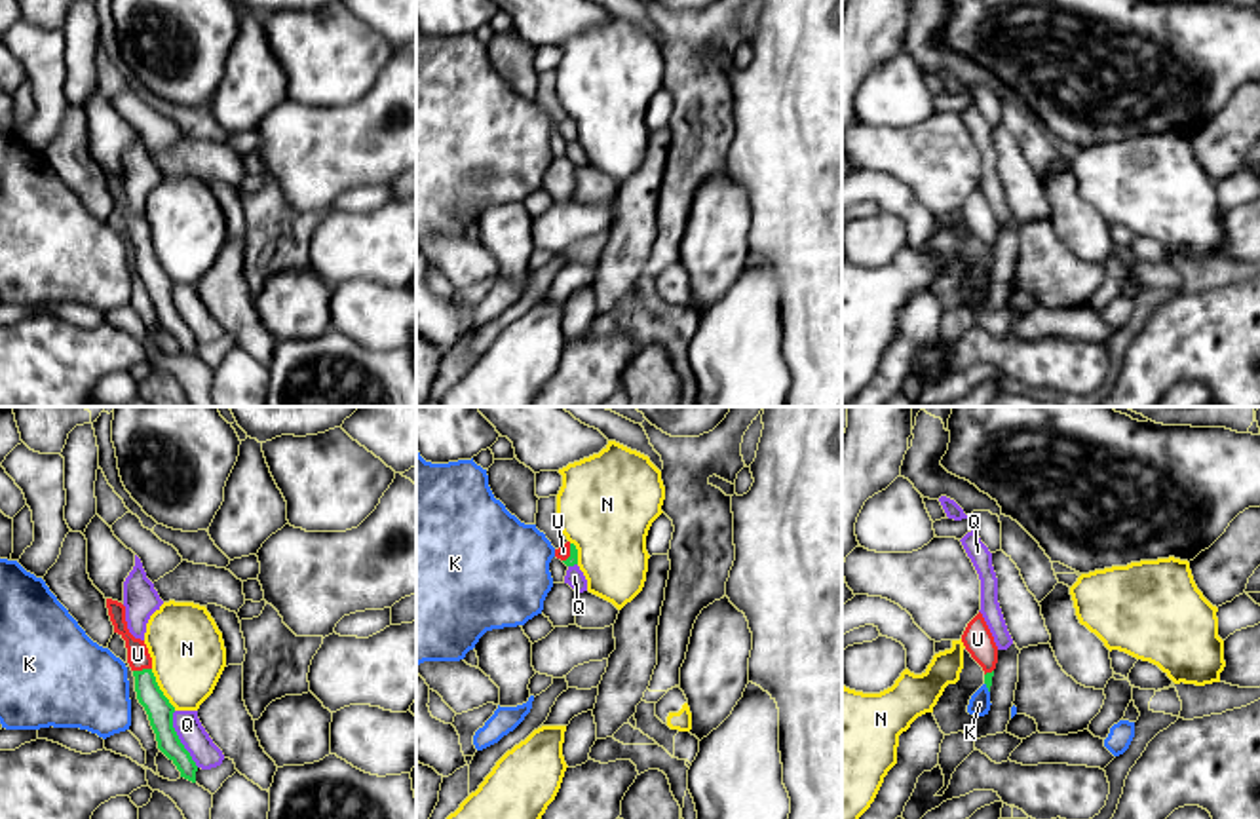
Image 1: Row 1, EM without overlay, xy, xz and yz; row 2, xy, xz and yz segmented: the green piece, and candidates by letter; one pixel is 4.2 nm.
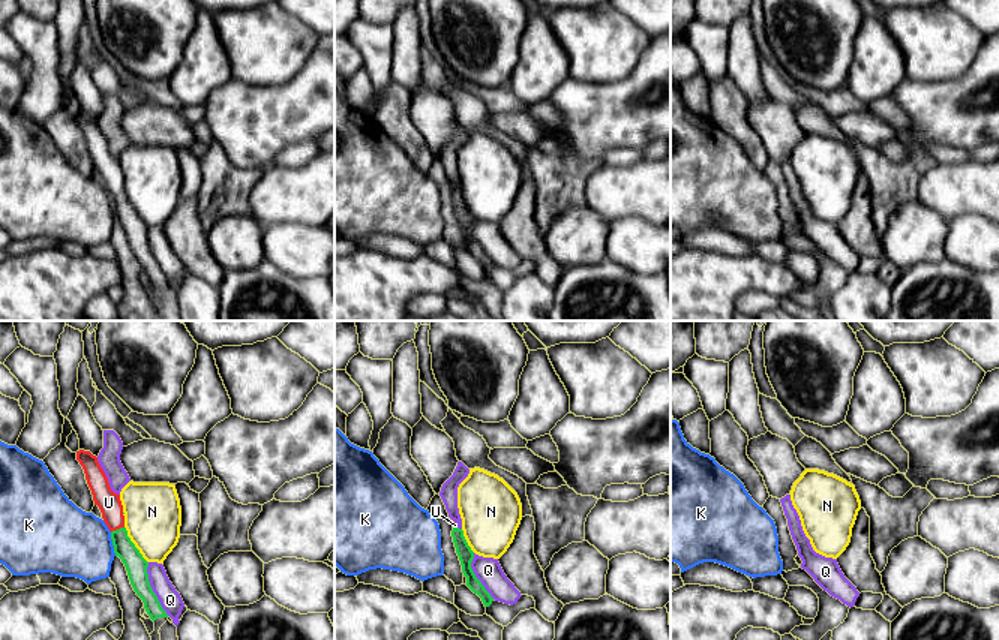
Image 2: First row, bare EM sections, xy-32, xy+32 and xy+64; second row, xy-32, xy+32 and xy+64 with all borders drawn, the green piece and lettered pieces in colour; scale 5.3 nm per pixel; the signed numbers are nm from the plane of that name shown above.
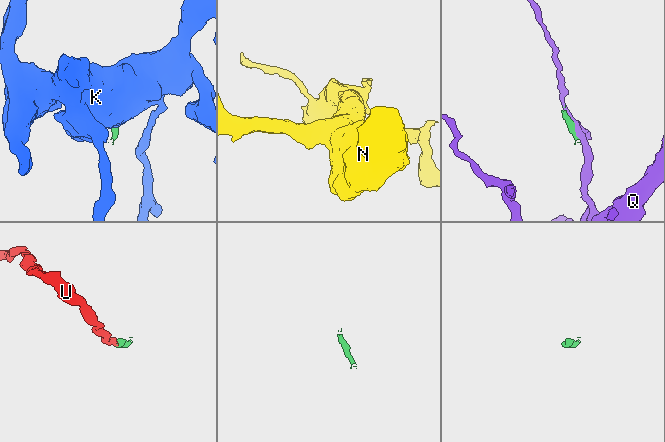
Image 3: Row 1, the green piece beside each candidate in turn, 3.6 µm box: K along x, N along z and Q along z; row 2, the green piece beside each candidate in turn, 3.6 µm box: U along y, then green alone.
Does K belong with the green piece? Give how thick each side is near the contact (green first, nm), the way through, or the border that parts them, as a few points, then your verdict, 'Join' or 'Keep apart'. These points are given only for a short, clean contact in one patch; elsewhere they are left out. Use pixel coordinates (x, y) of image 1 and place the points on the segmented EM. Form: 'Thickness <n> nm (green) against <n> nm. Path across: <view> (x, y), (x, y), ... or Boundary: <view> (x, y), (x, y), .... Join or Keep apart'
Thickness 30 nm (green) against 90 nm. Boundary: yz (985, 683), (989, 692). Keep apart

